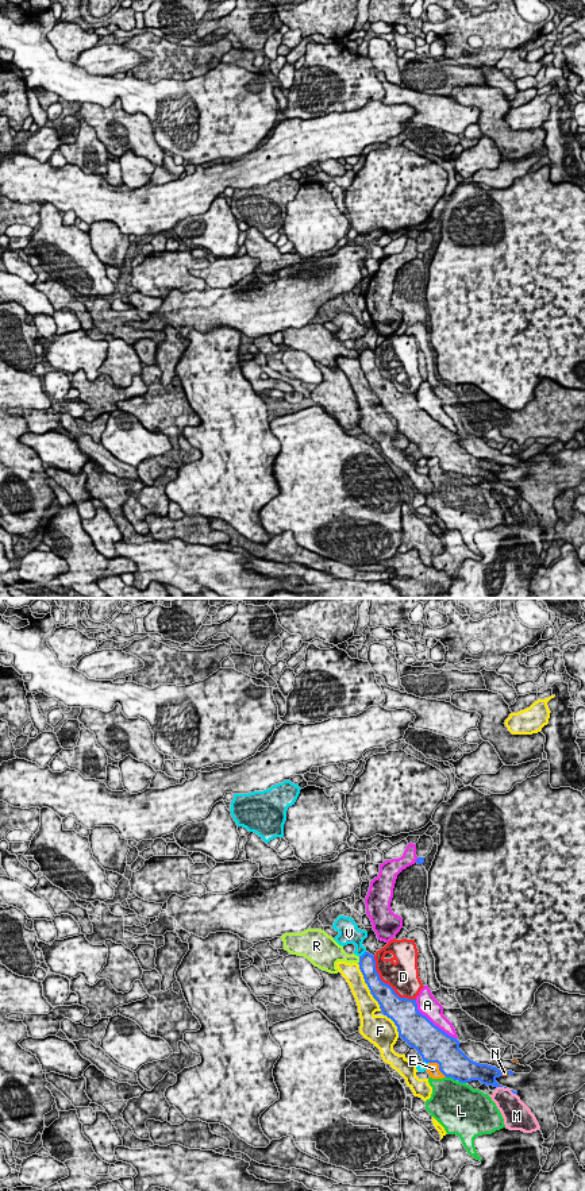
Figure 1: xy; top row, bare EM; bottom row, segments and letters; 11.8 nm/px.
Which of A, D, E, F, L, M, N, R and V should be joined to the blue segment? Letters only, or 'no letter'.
N

